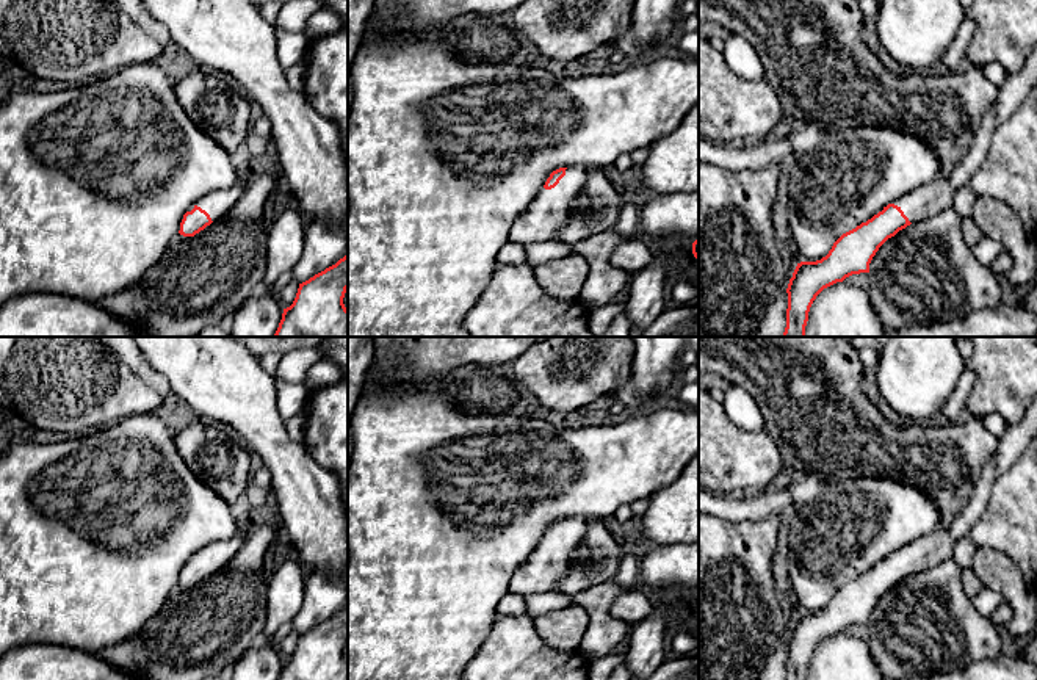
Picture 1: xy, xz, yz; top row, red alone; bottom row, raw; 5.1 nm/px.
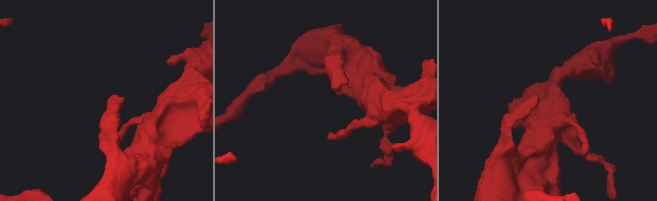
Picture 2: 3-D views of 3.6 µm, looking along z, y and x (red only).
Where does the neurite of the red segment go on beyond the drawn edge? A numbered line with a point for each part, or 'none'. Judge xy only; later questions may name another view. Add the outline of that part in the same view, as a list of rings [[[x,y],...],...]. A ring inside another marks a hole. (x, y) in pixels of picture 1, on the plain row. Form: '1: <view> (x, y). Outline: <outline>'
1: xy (216, 555). Outline: [[[249,522],[246,523],[243,531],[237,533],[230,539],[219,541],[219,542],[202,547],[188,562],[191,562],[197,556],[210,566],[213,573],[218,572],[241,548],[241,545],[244,542],[248,525],[249,525]]]

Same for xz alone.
1: xz (550, 560). Outline: [[[570,517],[555,539],[542,539],[533,555],[512,575],[509,592],[525,597],[553,591],[567,572],[572,553],[580,547],[587,526],[589,520]]]

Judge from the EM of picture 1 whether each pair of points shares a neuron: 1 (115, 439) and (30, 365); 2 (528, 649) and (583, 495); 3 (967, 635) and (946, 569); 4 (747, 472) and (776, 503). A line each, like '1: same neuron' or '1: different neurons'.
1: different neurons
2: different neurons
3: same neuron
4: different neurons

